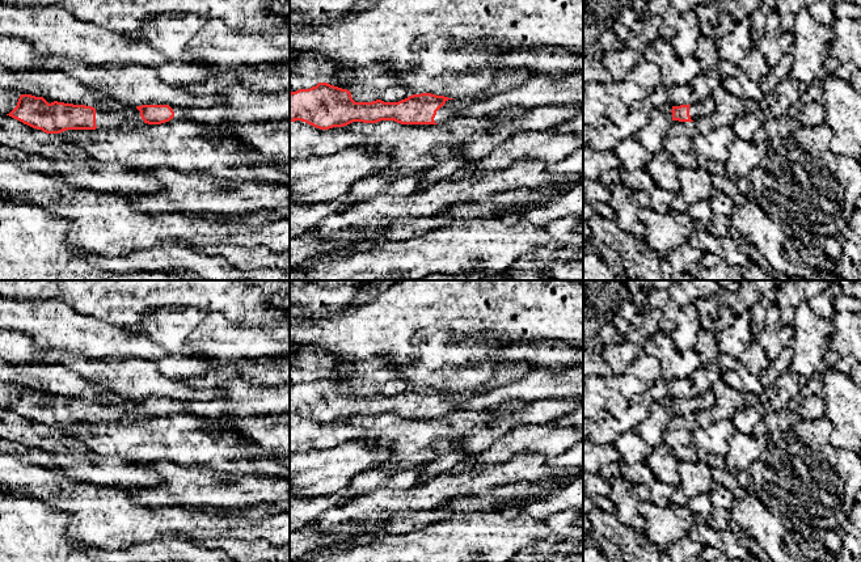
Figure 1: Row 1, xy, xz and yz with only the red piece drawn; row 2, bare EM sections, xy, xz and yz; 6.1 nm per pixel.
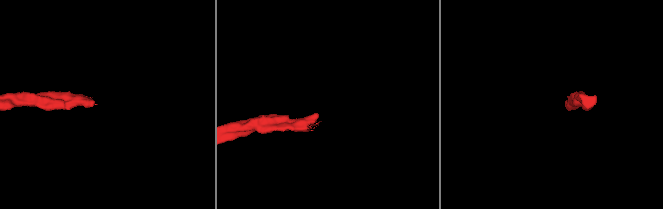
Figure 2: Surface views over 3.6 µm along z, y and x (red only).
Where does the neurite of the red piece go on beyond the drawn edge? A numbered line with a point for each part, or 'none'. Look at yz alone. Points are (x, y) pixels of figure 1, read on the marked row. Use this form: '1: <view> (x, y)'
1: yz (705, 108)

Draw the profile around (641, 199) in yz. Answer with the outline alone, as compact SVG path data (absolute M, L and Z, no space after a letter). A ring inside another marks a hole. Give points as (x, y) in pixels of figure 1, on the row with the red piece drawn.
M654 186L649 191L633 191L630 199L638 208L653 208L658 212L666 212L671 211L675 197L675 193Z

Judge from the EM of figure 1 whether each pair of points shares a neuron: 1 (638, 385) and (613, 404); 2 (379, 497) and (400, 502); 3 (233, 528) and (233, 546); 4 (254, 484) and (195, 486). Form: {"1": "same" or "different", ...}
{"1": "different", "2": "same", "3": "different", "4": "same"}

